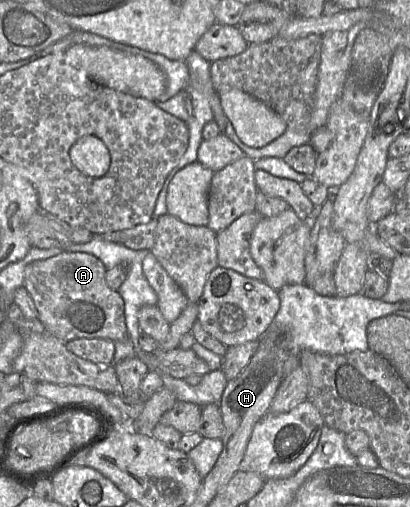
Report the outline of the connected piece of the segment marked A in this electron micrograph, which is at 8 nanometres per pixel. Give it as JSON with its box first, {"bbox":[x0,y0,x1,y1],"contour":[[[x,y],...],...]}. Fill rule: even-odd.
{"bbox":[24,252,128,342],"contour":[[[62,252],[27,265],[24,286],[38,311],[37,319],[63,342],[80,338],[128,340],[124,300],[107,285],[106,272],[100,259],[84,252]]]}

